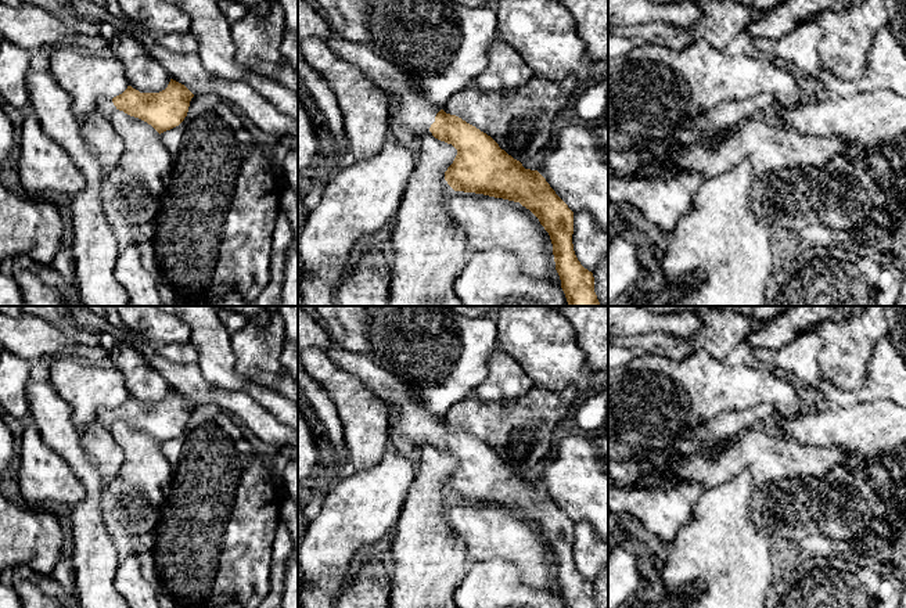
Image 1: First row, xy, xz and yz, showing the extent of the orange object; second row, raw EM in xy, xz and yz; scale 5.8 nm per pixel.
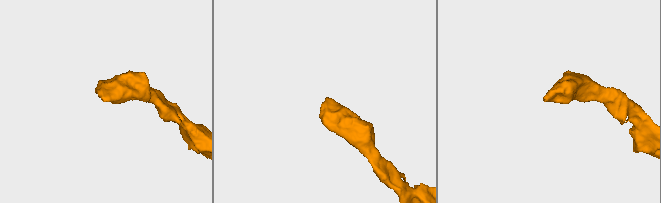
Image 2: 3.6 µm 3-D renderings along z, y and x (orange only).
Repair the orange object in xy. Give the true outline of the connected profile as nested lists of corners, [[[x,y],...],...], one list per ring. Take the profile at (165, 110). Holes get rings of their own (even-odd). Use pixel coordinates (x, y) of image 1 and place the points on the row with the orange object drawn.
[[[170,79],[168,87],[159,93],[140,93],[127,89],[108,101],[97,100],[96,111],[109,118],[116,109],[151,125],[159,134],[179,126],[187,116],[194,94],[181,83]]]

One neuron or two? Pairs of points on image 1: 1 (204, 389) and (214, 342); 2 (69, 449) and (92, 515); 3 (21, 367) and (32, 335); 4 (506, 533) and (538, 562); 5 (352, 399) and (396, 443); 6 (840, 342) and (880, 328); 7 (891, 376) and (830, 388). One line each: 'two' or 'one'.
1: two
2: one
3: two
4: one
5: two
6: one
7: one

